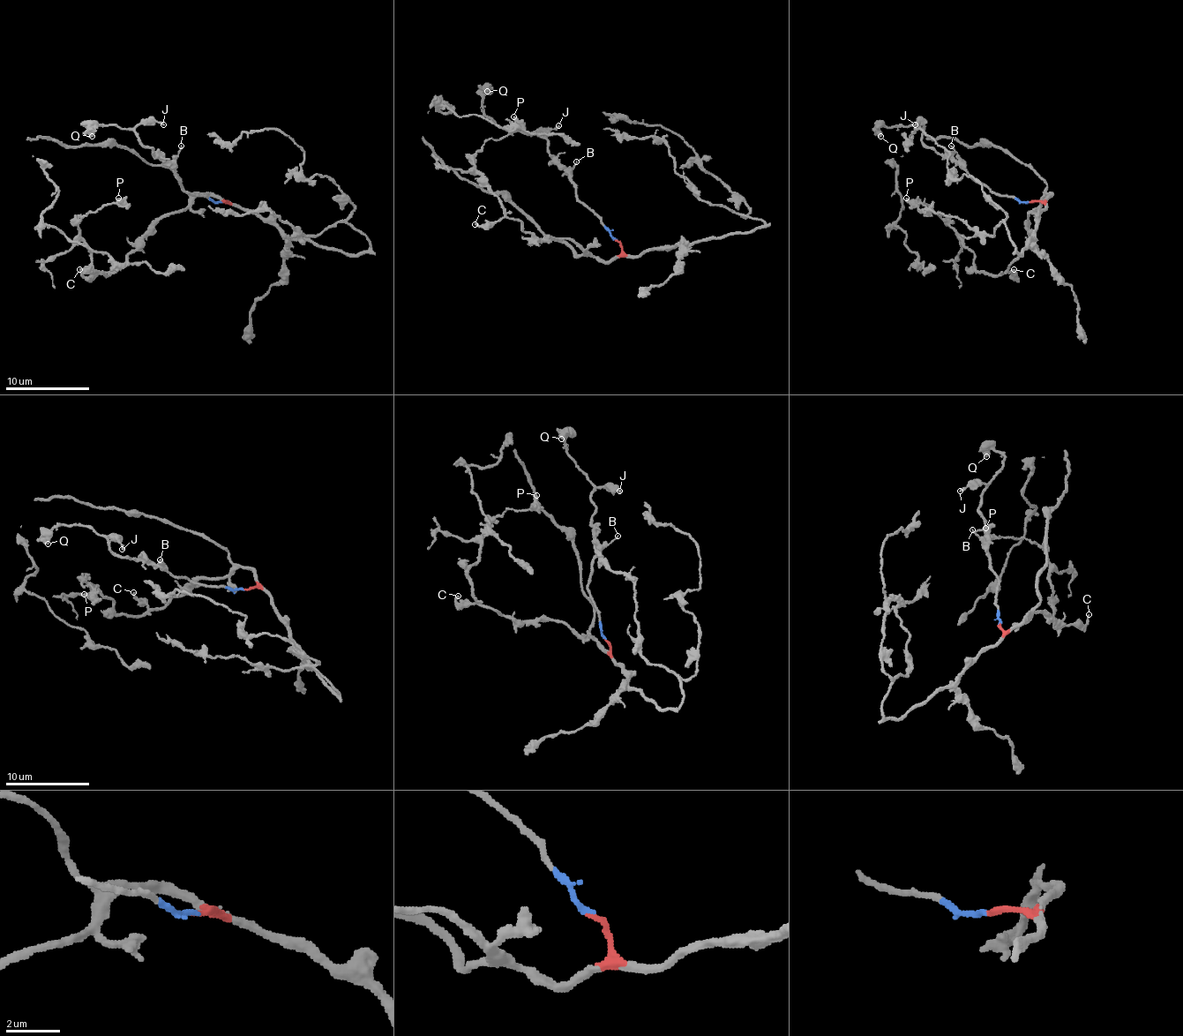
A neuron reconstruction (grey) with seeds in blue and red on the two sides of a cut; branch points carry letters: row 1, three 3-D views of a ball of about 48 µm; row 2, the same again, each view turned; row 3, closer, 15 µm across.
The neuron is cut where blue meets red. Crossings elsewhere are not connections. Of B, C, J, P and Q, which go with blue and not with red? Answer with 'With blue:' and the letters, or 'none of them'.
With blue: B, J, Q

